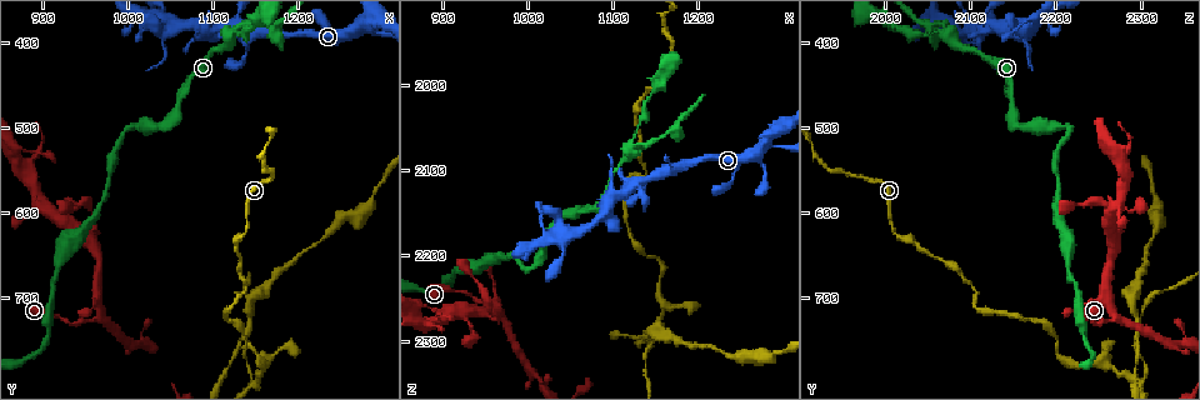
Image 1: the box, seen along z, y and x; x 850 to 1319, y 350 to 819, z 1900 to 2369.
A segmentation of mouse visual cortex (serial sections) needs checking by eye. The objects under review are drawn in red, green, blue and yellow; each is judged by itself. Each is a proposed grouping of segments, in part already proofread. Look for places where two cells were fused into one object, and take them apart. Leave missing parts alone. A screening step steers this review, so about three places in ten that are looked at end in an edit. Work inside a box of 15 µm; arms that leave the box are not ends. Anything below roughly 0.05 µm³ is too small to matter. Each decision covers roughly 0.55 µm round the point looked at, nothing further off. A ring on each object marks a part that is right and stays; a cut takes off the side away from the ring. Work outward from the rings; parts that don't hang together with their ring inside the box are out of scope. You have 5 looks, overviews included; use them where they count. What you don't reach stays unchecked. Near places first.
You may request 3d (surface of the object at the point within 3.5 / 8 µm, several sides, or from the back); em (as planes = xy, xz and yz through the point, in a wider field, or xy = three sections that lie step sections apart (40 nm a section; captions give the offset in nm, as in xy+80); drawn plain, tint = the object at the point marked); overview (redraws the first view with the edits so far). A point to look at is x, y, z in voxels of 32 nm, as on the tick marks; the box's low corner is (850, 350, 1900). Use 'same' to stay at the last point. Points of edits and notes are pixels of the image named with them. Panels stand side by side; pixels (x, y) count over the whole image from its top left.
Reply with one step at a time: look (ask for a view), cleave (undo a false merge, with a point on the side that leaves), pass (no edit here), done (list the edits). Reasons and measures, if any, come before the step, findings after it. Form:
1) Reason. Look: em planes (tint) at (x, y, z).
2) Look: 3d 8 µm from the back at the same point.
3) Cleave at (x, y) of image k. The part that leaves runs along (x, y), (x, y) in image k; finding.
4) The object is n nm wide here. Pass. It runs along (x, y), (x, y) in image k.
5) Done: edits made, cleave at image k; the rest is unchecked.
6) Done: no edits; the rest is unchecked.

Arms part here. Look: 3d 8 µm at (1115, 390, 2075).

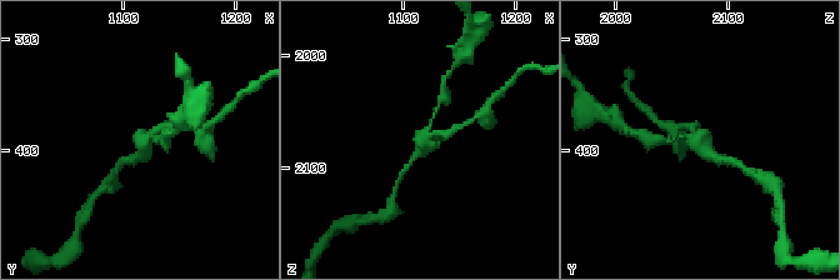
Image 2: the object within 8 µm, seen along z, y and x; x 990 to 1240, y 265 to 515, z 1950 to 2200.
Shape alone is not enough. Look: em xy step 3 (tint) at (1120, 390, 2074).

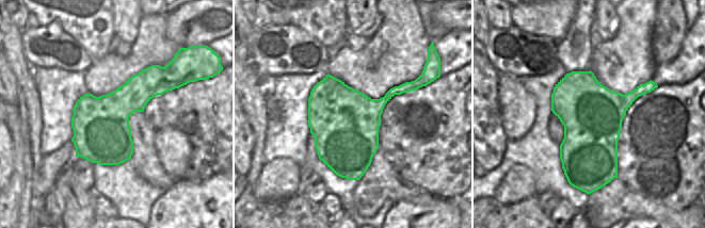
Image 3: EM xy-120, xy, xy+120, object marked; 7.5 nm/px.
Pass. It runs along (411, 161), (438, 106) in image 2; continuous, no second cell.

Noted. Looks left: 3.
Sharp bend. Look: 3d 3.5 µm at (1135, 695, 2105).

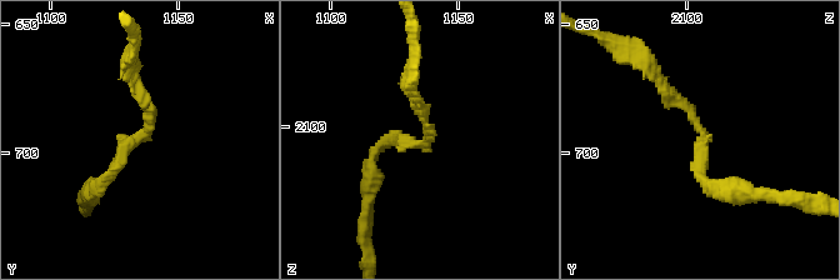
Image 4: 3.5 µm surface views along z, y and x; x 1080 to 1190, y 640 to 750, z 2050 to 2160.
The arms are 150, 200 nm wide; shape alone is not enough. Look: em xy step 1 (tint) at (1139, 690, 2106).

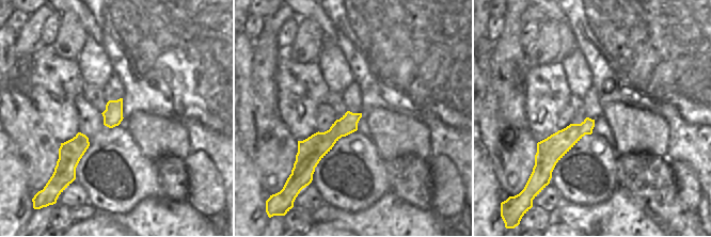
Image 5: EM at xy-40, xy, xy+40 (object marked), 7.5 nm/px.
Pass. It runs along (358, 115), (336, 130), (301, 164) in image 5; all the same cell.

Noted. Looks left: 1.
Done: no edits; the rest is unchecked.

